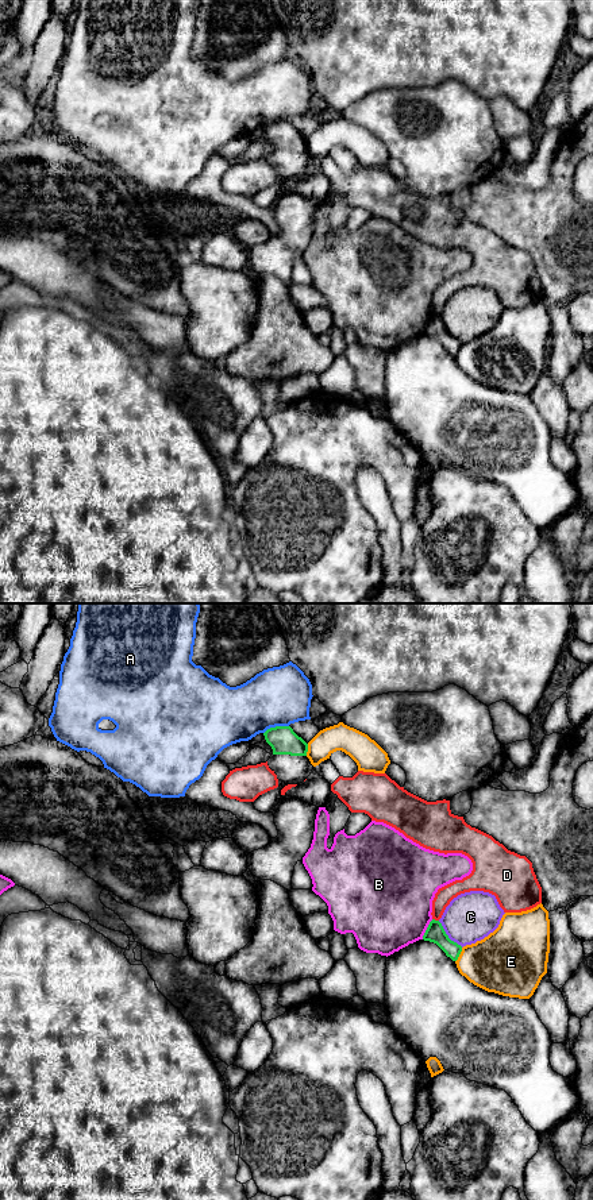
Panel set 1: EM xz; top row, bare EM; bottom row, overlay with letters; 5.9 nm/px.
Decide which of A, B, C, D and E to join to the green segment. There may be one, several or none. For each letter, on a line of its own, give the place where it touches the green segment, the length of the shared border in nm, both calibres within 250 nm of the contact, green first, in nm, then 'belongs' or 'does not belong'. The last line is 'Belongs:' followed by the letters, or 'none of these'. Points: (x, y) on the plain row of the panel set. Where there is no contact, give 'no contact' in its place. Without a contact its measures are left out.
A: xz (276, 122) | 160 nm | 160/360 nm | does not belong
B: xz (427, 324) | 140 nm | 120/480 nm | does not belong
C: xz (447, 331) | 220 nm | 120/300 nm | does not belong
D: xz (434, 315) | 40 nm | 120/100 nm | does not belong
E: xz (459, 348) | 100 nm | 120/360 nm | does not belong
Belongs: none of these

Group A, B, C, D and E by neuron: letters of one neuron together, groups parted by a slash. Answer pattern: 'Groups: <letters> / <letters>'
Groups: A / B / C / D / E

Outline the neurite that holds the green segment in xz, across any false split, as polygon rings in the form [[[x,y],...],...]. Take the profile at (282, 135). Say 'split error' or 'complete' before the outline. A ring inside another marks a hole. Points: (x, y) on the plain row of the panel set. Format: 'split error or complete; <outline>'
complete; [[[290,121],[270,123],[263,131],[273,150],[307,151],[308,139]]]

